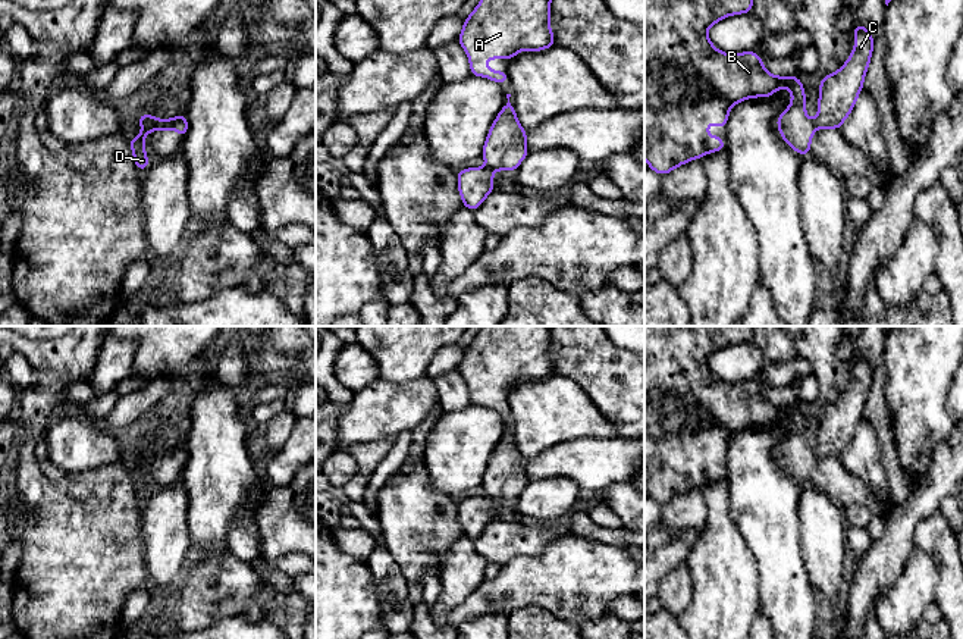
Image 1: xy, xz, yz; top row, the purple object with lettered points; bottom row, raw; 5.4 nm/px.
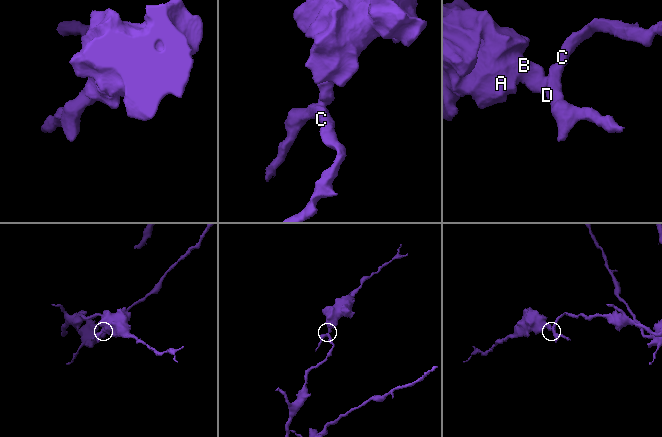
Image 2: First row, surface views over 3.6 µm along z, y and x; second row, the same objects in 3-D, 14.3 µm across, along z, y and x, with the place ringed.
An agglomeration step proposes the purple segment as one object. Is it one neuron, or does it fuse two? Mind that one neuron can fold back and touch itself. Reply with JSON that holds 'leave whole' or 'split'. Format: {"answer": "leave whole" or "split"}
{"answer": "split"}

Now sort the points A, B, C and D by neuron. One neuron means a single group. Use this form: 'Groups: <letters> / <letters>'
Groups: A B / C D

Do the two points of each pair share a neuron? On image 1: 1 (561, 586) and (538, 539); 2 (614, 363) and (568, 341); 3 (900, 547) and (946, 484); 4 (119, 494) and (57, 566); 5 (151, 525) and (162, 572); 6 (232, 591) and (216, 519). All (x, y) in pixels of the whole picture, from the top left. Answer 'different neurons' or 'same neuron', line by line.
1: different neurons
2: same neuron
3: same neuron
4: same neuron
5: same neuron
6: different neurons

